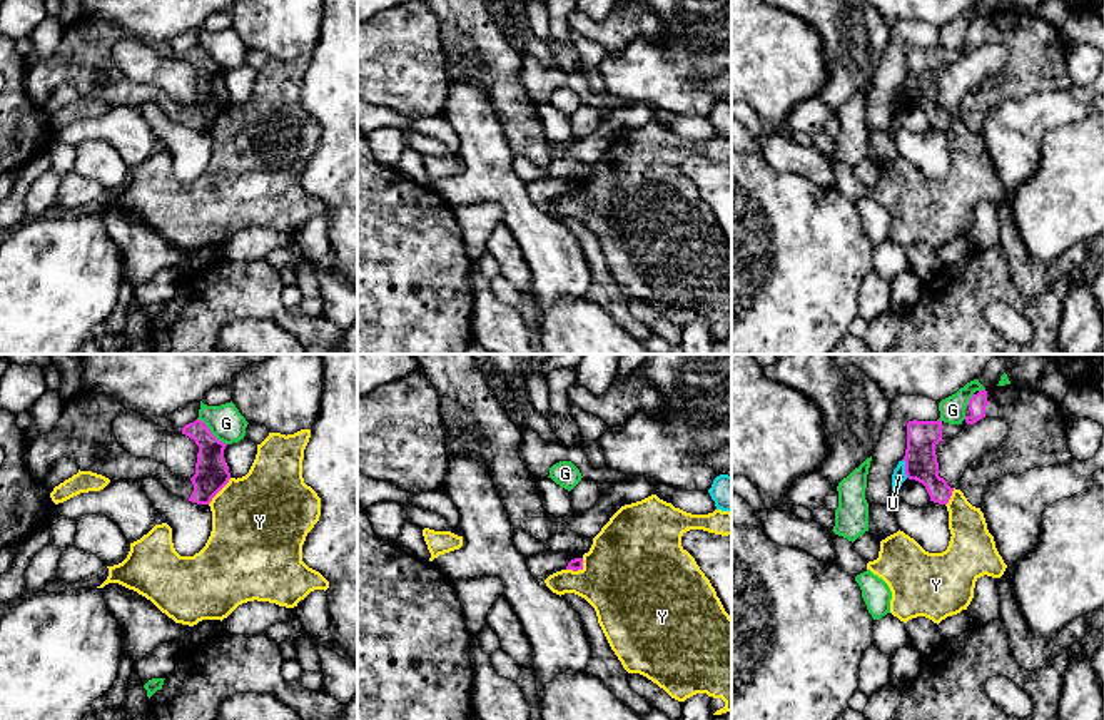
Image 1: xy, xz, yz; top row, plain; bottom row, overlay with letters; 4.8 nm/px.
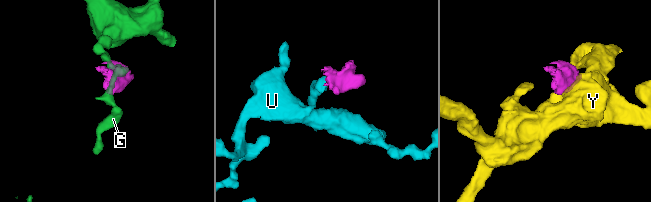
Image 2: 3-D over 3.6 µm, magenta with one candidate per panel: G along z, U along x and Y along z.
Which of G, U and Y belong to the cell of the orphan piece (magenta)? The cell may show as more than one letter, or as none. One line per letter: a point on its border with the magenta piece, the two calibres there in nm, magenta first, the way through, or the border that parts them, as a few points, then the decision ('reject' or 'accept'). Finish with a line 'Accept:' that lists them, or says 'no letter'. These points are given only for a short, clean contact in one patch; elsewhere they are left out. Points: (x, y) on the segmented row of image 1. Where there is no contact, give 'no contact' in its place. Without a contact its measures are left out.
G: meets magenta in xy at (209, 431); 160 nm thick on the magenta side, 170 nm on the other; reject
U: meets magenta in yz at (906, 468); 160 nm thick on the magenta side, 70 nm on the other; border along yz (902, 460), (907, 476); reject
Y: meets magenta in xz at (578, 568); 60 nm thick on the magenta side, 460 nm on the other; reject
Accept: no letter

